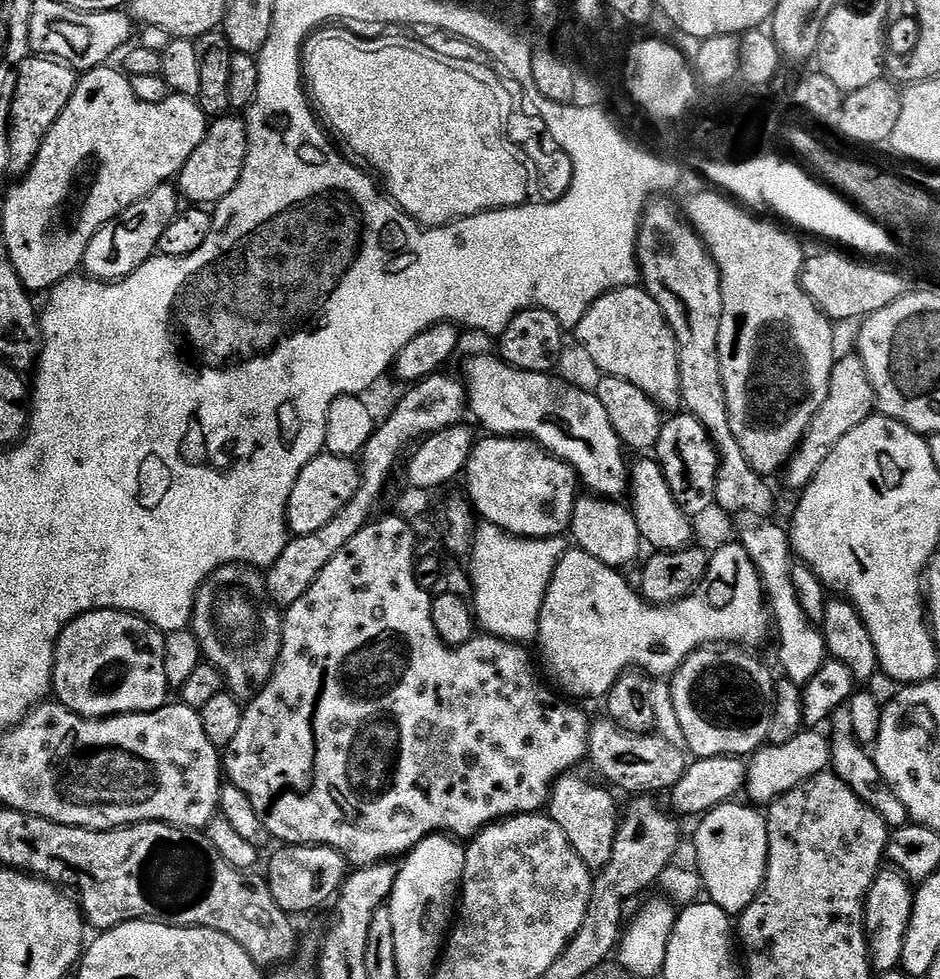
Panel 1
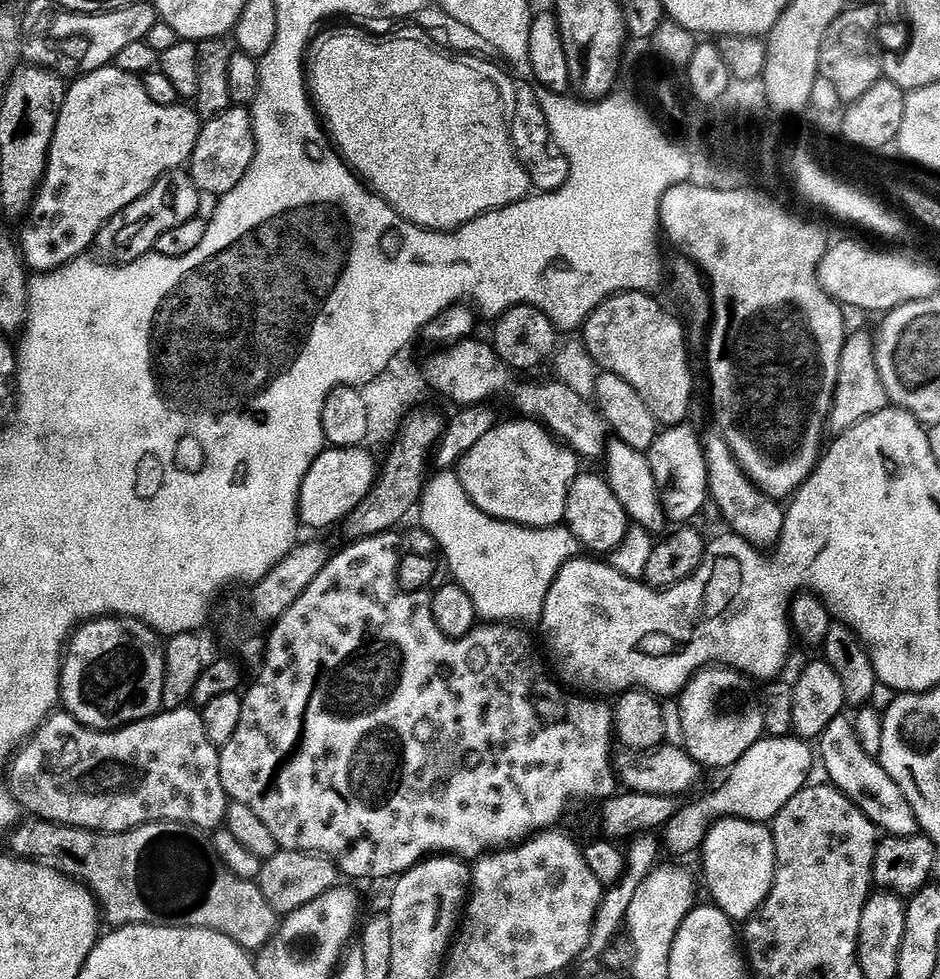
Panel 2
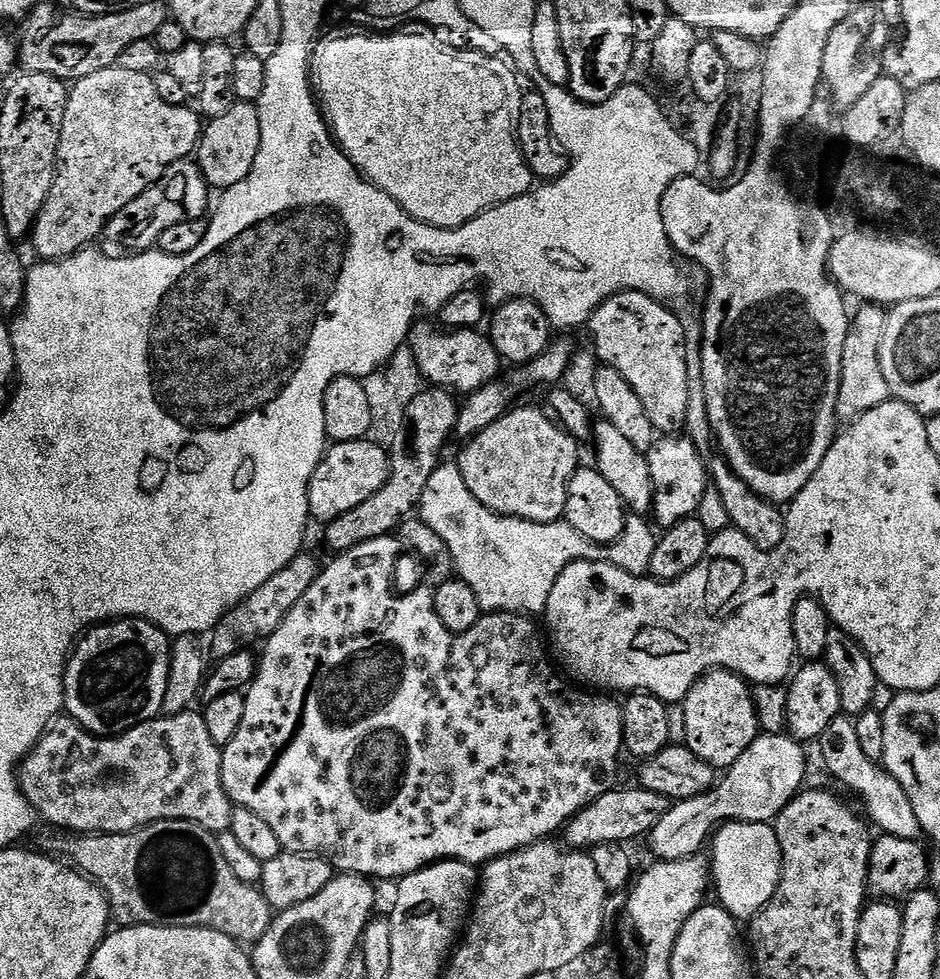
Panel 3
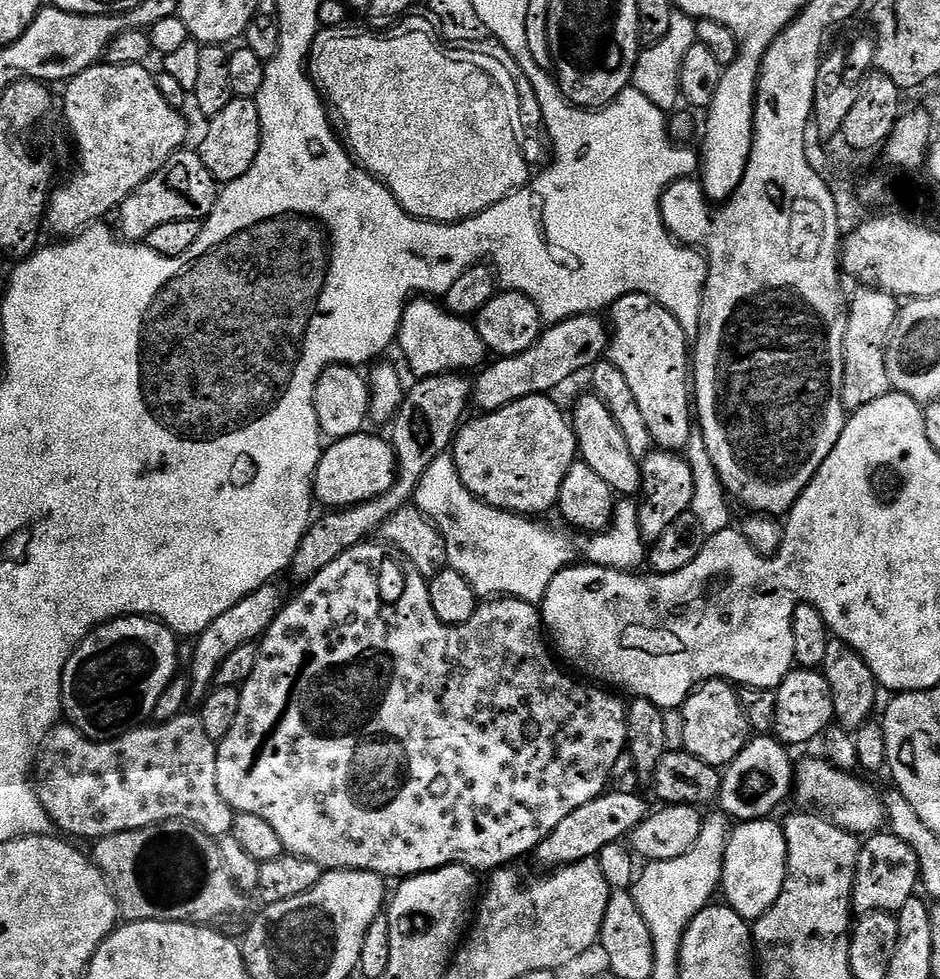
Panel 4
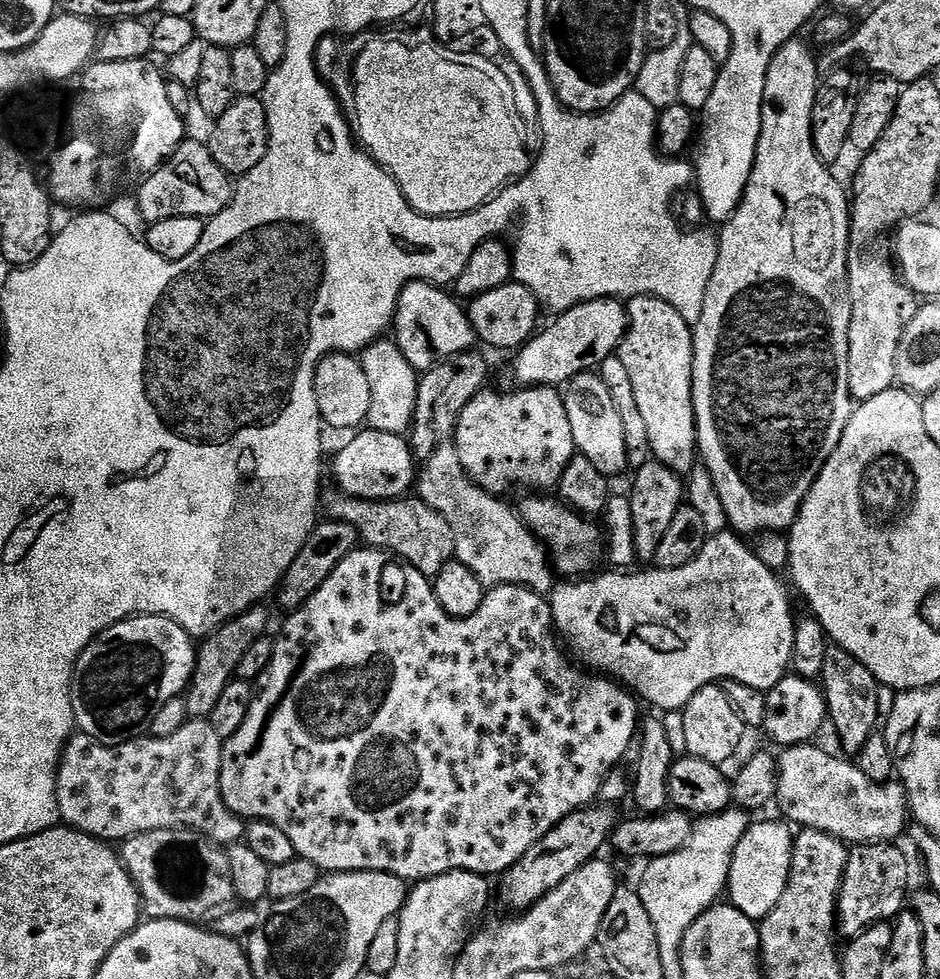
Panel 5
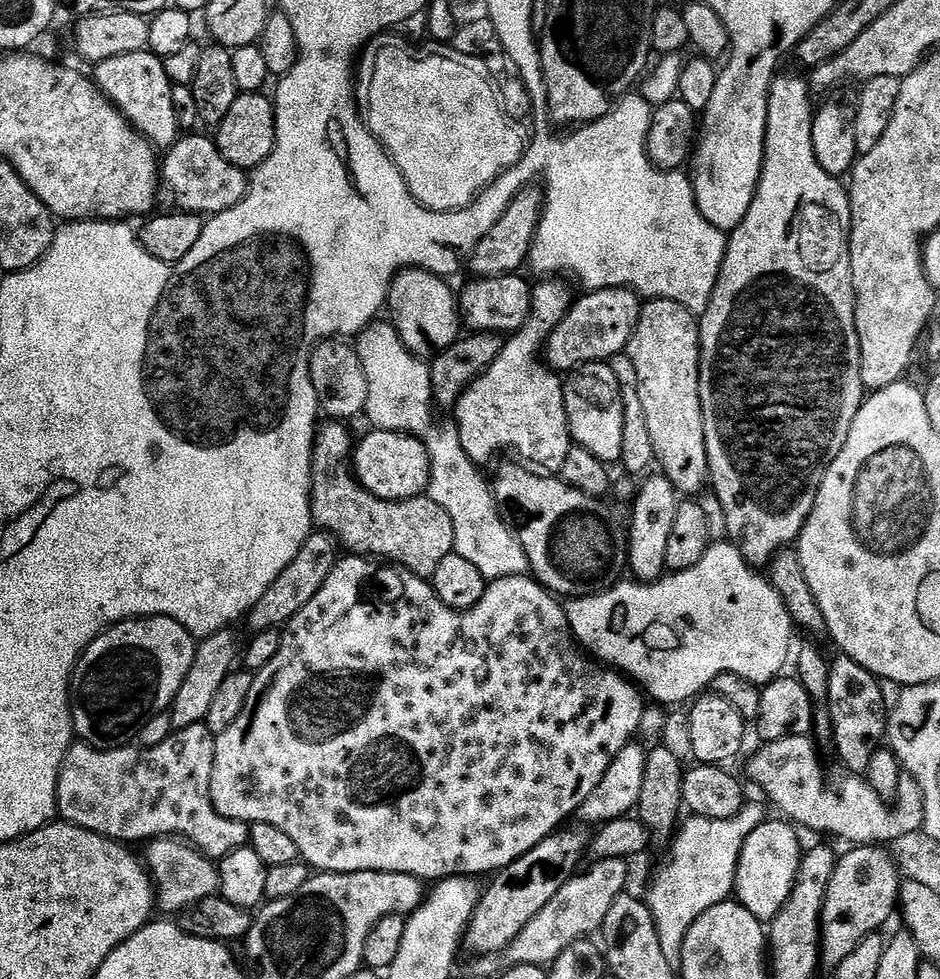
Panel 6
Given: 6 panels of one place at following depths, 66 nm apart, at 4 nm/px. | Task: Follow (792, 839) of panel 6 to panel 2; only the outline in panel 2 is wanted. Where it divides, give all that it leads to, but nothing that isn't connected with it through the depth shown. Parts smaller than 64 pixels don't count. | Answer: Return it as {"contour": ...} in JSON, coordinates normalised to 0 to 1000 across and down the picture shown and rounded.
{"contour":[[[776,836],[764,838],[749,854],[749,899],[753,902],[756,922],[767,927],[780,942],[795,942],[813,924],[826,896],[826,869],[821,847],[816,841],[803,842],[801,838]]]}

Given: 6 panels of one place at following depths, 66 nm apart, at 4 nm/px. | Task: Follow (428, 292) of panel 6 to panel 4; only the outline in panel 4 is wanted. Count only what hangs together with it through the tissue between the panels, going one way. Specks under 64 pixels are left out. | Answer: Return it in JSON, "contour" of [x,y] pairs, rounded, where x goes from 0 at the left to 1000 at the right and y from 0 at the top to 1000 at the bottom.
{"contour":[[[439,304],[430,314],[426,326],[424,355],[443,386],[472,384],[476,380],[498,382],[501,376],[510,377],[521,364],[505,330],[501,326],[483,322],[460,304]]]}

